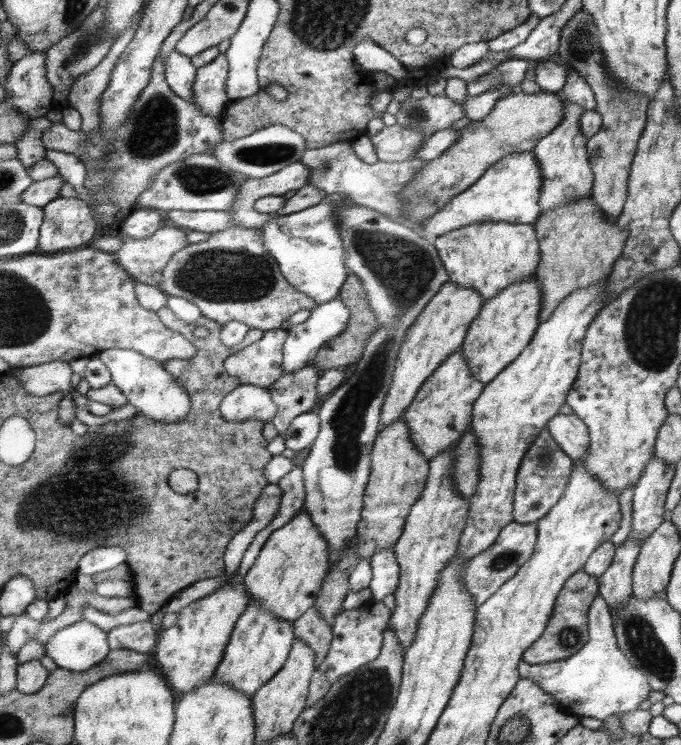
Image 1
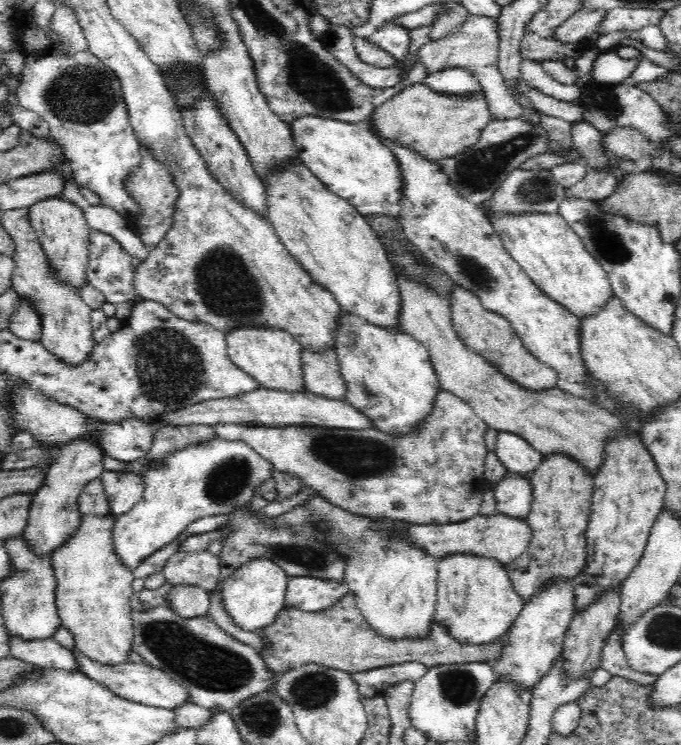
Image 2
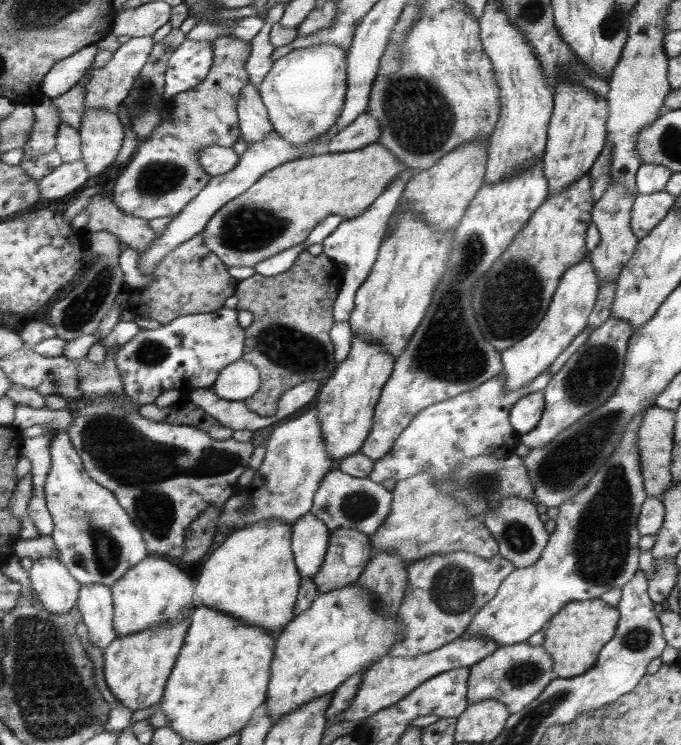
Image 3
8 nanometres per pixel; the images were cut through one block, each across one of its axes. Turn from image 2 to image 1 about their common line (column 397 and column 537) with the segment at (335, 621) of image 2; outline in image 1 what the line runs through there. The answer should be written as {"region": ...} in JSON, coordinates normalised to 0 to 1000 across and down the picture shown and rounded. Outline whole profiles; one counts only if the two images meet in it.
{"region":[[[858,765],[846,768],[830,784],[828,791],[816,805],[816,819],[805,843],[794,856],[769,878],[769,887],[777,891],[797,891],[797,889],[815,889],[830,886],[847,878],[862,862],[862,819],[868,805],[880,797],[880,776],[862,770]]]}

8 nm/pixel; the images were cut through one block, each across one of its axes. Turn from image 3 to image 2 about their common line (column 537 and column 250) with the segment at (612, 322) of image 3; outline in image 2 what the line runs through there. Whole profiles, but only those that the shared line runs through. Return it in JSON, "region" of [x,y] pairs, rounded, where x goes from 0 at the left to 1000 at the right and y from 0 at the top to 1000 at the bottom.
{"region":[[[649,522],[639,534],[639,549],[631,560],[624,564],[621,573],[611,576],[606,581],[592,587],[579,587],[567,580],[546,574],[535,577],[517,576],[474,576],[473,573],[391,573],[382,570],[344,570],[325,569],[313,572],[319,580],[319,585],[333,592],[355,592],[367,601],[373,603],[385,615],[395,617],[404,628],[414,634],[426,635],[446,644],[446,651],[458,654],[476,667],[480,674],[502,682],[502,686],[524,693],[535,693],[546,698],[573,698],[602,705],[649,705],[670,703],[690,698],[705,690],[706,677],[709,674],[711,654],[717,650],[712,640],[712,615],[717,608],[714,601],[714,577],[717,577],[715,566],[705,561],[698,550],[684,542],[683,537],[673,534],[668,529]]]}

